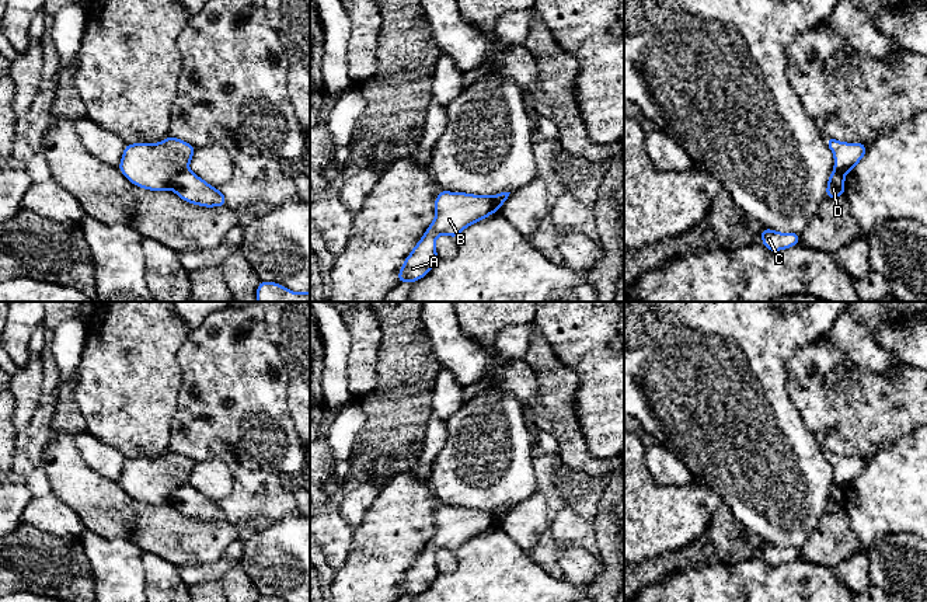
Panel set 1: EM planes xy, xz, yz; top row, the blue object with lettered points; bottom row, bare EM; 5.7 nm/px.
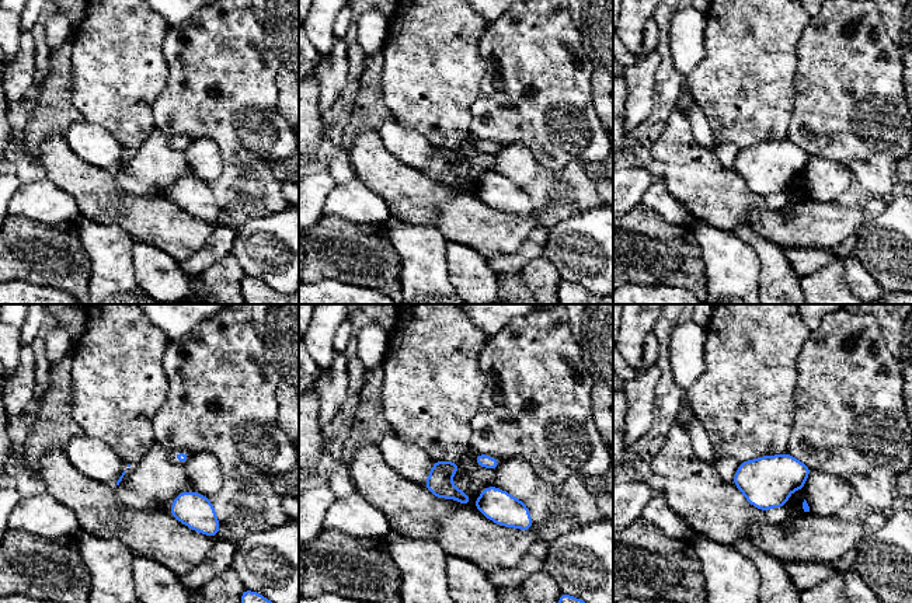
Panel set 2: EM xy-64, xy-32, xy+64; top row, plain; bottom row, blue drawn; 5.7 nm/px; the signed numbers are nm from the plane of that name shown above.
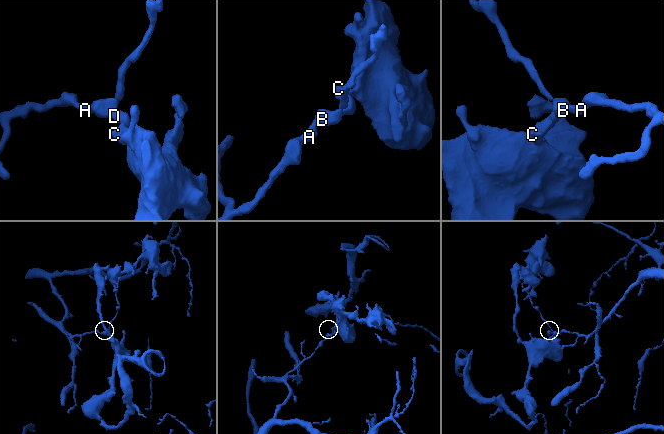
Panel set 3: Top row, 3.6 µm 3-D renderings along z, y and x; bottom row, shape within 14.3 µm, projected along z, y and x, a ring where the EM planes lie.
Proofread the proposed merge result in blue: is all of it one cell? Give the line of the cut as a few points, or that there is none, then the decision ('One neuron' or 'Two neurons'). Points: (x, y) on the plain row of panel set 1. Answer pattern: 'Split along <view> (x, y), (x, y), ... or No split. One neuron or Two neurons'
Split along xy (187, 480), (176, 490), (170, 503). Two neurons

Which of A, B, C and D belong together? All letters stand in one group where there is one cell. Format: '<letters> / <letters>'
A B / C D

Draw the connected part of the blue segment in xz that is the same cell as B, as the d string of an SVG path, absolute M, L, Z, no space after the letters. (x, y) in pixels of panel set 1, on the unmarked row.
M440 505L435 515L435 535L405 573L402 584L397 589L400 598L424 592L438 577L435 556L439 549L456 553L467 540L499 526L499 521L492 511Z

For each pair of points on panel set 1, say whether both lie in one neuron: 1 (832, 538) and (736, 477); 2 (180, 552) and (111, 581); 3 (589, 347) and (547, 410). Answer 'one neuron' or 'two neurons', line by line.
1: two neurons
2: two neurons
3: two neurons

